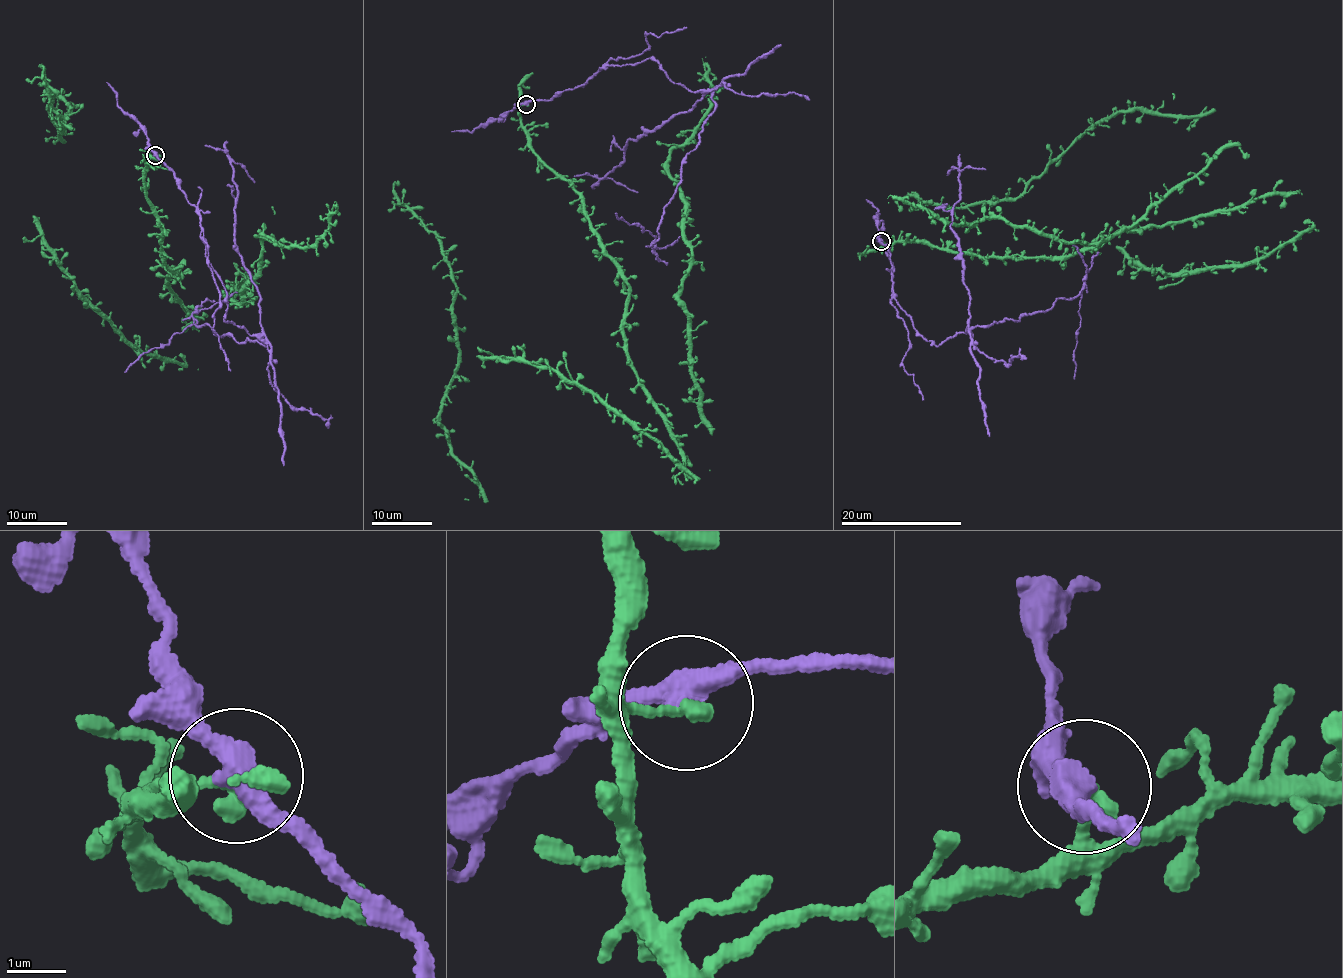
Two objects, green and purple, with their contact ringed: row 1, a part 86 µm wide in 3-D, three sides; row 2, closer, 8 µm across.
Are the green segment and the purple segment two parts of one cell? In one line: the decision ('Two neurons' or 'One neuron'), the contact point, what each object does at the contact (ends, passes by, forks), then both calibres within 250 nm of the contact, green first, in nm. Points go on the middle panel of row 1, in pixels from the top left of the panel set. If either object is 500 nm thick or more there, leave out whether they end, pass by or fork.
Two neurons. Place: (526, 104). At the ring green ends. At the ring purple passes by. Thickness 260 nm (green) against 400 nm

